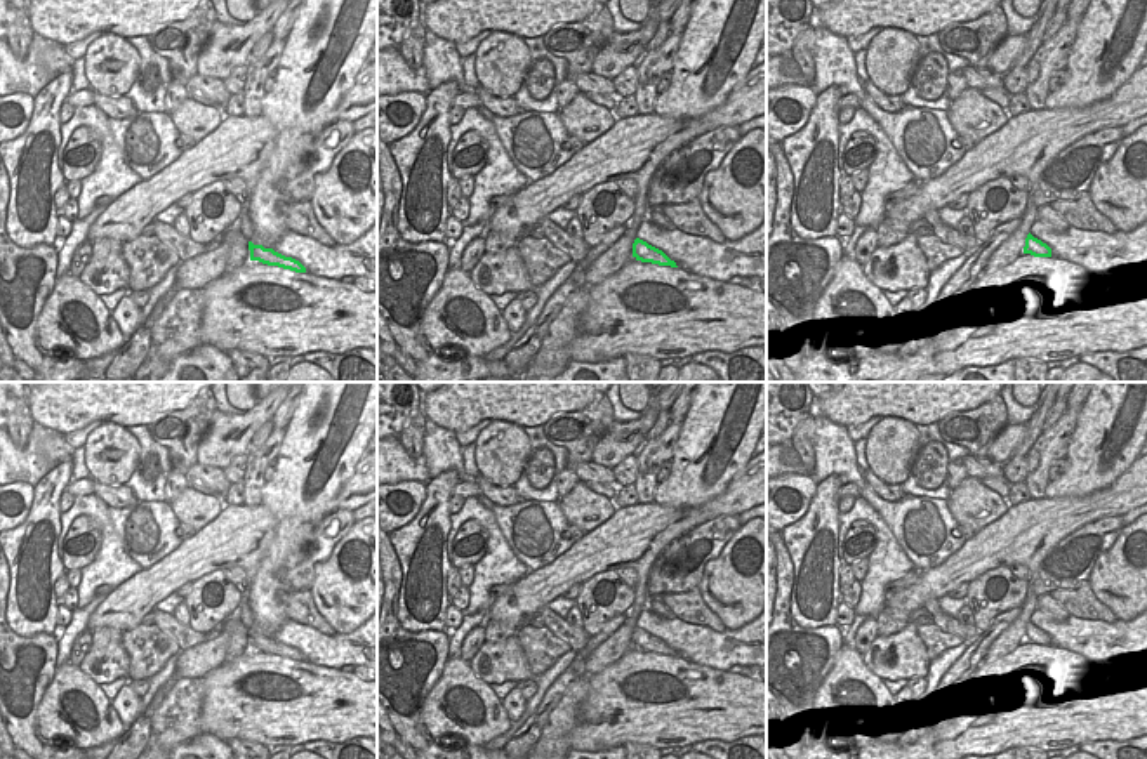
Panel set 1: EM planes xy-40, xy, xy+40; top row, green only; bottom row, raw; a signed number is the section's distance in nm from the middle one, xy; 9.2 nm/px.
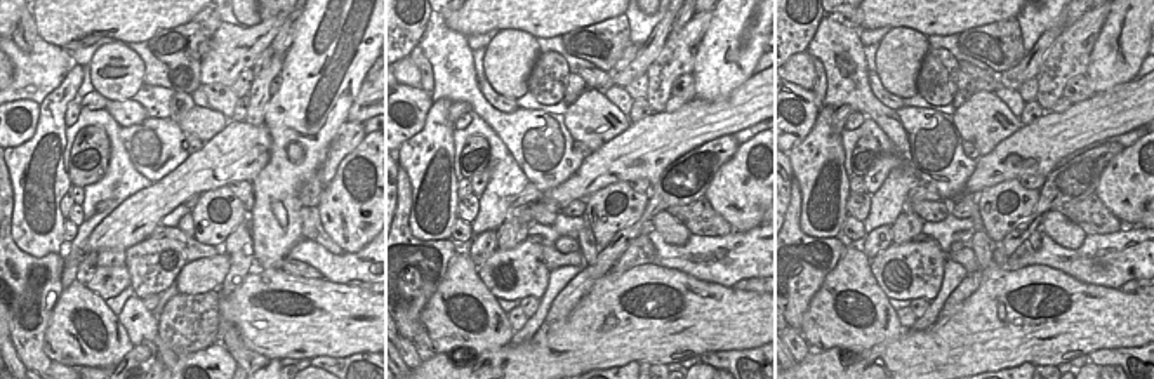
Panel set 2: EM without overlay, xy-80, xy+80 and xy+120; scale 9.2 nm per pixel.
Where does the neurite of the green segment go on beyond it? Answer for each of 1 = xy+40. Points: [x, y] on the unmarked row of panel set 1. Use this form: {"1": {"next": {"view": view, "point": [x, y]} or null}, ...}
{"1": {"next": null}}

